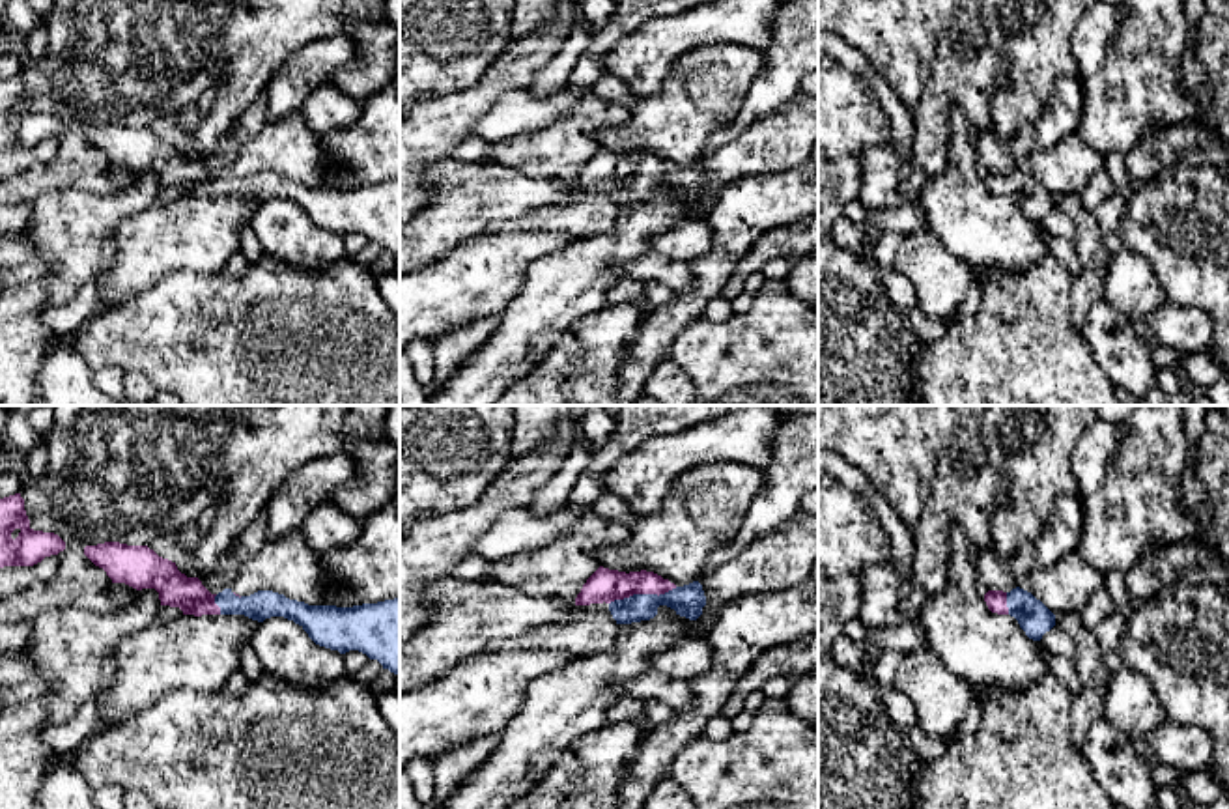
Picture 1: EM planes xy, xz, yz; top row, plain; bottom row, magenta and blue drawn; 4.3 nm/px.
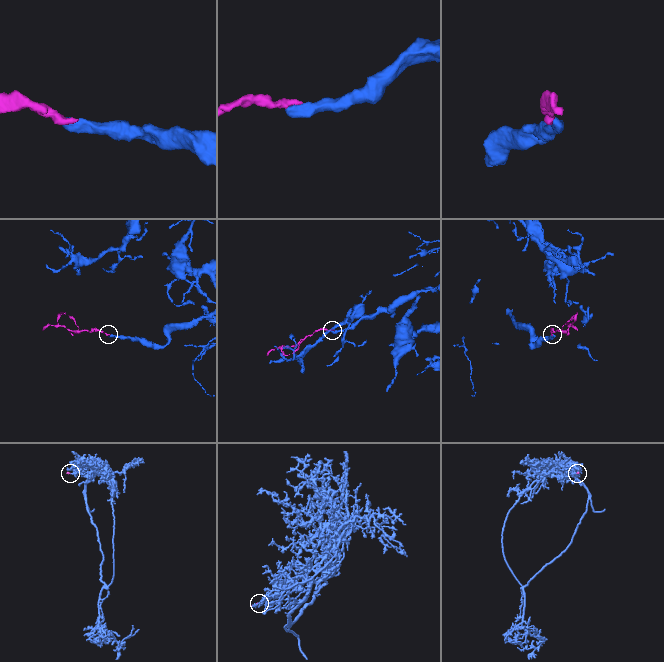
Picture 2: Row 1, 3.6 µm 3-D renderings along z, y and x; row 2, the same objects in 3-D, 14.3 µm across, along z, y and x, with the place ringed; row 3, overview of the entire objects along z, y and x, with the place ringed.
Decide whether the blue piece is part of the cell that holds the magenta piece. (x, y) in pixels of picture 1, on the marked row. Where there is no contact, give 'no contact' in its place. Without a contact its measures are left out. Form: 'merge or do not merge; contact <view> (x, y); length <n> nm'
merge; contact xz (643, 593); length 300 nm

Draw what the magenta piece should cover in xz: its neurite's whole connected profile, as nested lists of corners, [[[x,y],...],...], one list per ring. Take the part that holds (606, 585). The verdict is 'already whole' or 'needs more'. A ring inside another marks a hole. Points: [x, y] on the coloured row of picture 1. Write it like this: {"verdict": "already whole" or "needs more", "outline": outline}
{"verdict": "needs more", "outline": [[[600,566],[583,585],[575,605],[607,603],[616,624],[650,620],[659,605],[697,620],[706,605],[702,585],[676,587],[654,572],[618,572]]]}

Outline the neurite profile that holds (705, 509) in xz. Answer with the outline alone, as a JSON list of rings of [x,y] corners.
[[[747,463],[695,465],[672,482],[659,510],[635,516],[631,534],[594,557],[609,570],[646,570],[676,587],[689,585],[708,557],[736,538],[764,486],[764,471]]]

